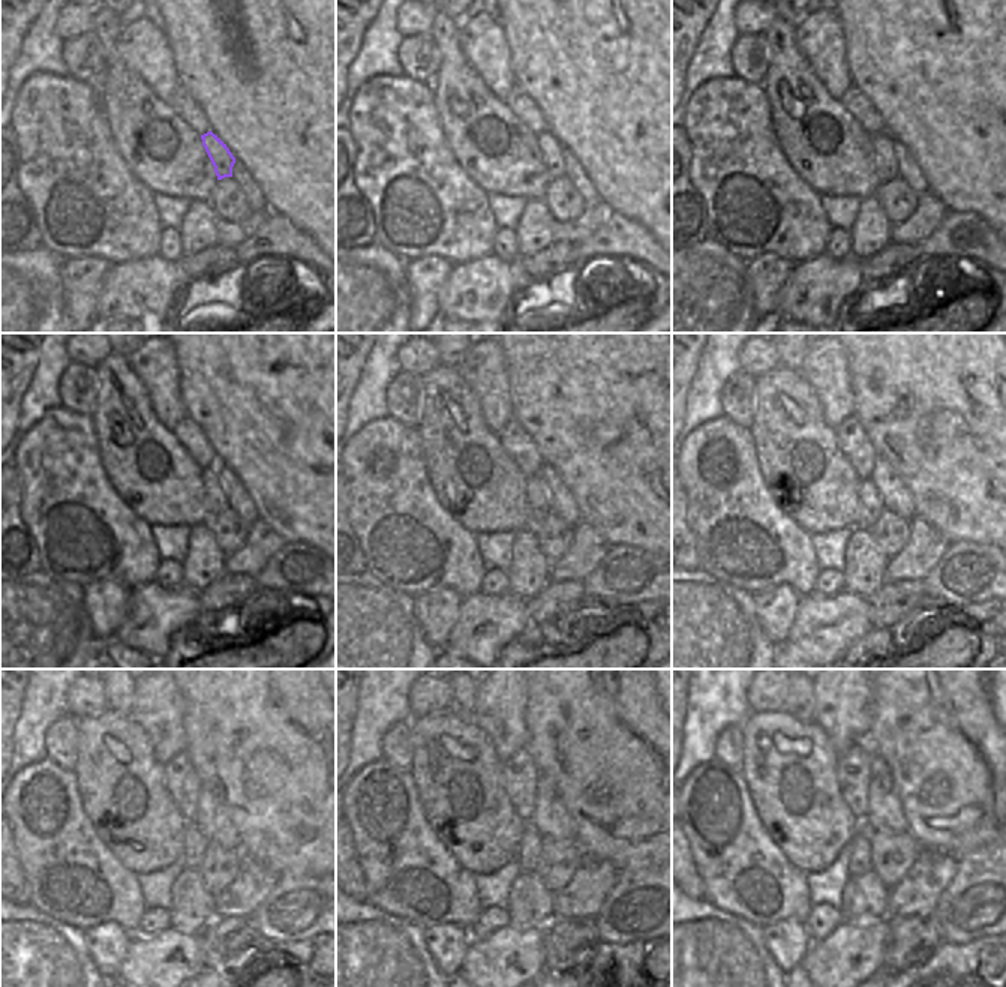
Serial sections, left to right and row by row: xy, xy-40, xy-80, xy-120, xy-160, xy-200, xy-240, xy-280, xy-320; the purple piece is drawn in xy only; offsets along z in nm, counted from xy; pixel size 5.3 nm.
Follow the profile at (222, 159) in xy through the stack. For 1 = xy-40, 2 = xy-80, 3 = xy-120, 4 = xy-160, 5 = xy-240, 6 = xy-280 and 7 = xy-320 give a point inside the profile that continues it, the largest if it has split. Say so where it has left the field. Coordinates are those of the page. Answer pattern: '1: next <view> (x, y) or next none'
1: next xy-40 (550, 149)
2: next xy-80 (882, 143)
3: next xy-120 (216, 498)
4: next xy-160 (537, 500)
5: next xy-240 (195, 842)
6: next xy-280 (529, 849)
7: next xy-320 (859, 863)

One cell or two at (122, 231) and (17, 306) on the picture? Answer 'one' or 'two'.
two

